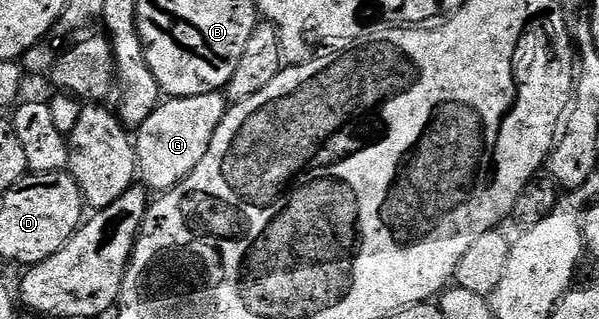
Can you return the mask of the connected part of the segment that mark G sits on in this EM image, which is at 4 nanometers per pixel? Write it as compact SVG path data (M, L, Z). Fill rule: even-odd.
M220 91L199 94L198 96L174 96L158 104L156 110L135 132L137 171L144 187L153 192L155 190L159 192L158 194L165 194L173 189L185 176L189 175L194 166L203 158L203 154L207 150L207 146L226 111L227 100Z

